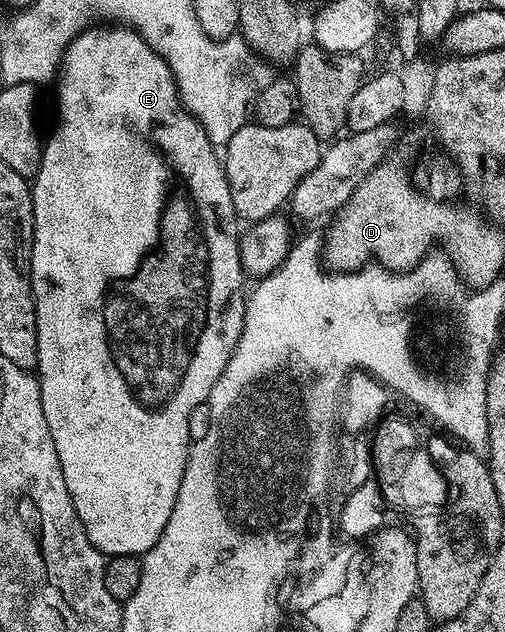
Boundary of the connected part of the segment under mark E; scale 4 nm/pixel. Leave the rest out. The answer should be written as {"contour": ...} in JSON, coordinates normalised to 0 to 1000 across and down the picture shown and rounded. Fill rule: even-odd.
{"contour":[[[198,36],[168,46],[127,79],[109,134],[111,199],[85,225],[79,261],[59,286],[59,430],[75,524],[69,589],[83,619],[83,657],[91,657],[99,695],[107,695],[115,733],[123,733],[123,752],[131,752],[131,771],[143,785],[147,809],[154,809],[154,821],[162,821],[162,834],[178,859],[214,881],[283,878],[313,859],[329,834],[329,821],[337,821],[337,809],[345,809],[345,790],[352,790],[352,771],[360,771],[360,752],[368,745],[376,693],[382,690],[380,652],[410,636],[424,606],[432,606],[440,587],[448,587],[448,574],[479,530],[487,475],[487,434],[483,418],[475,415],[479,362],[473,362],[463,315],[455,315],[455,296],[430,231],[416,226],[392,188],[360,171],[337,106],[293,73],[281,55],[228,36]]]}

